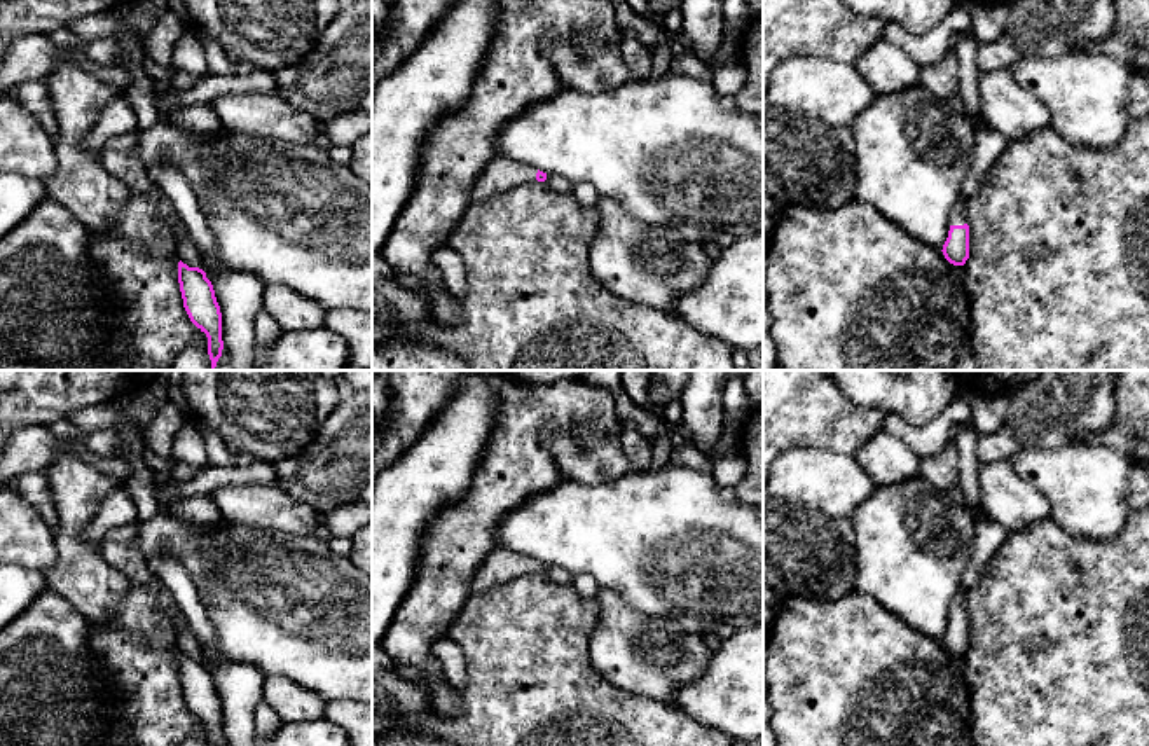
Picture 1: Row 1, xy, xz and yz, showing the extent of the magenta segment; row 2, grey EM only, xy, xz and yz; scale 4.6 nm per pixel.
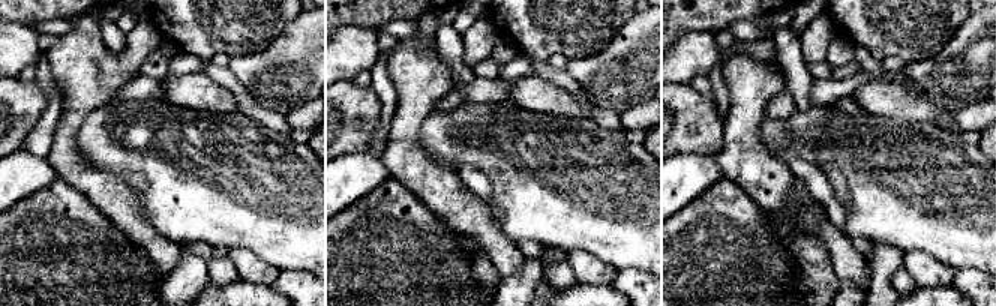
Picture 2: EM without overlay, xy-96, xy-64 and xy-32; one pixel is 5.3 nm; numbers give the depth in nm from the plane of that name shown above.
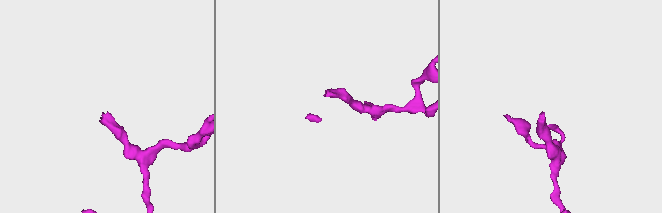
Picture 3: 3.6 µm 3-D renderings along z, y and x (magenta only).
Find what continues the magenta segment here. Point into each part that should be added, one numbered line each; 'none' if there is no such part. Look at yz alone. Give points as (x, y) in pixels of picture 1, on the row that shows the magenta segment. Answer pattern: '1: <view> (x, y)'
1: yz (957, 217)

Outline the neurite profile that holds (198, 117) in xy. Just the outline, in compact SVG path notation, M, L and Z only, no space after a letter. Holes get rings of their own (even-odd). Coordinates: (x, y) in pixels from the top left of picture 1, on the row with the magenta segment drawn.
M190 103L159 115L196 135L211 135L225 129L210 103Z

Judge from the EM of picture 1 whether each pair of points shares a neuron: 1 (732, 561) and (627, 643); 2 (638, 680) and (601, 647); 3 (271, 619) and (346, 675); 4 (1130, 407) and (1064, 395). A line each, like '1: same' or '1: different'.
1: different
2: same
3: same
4: different

